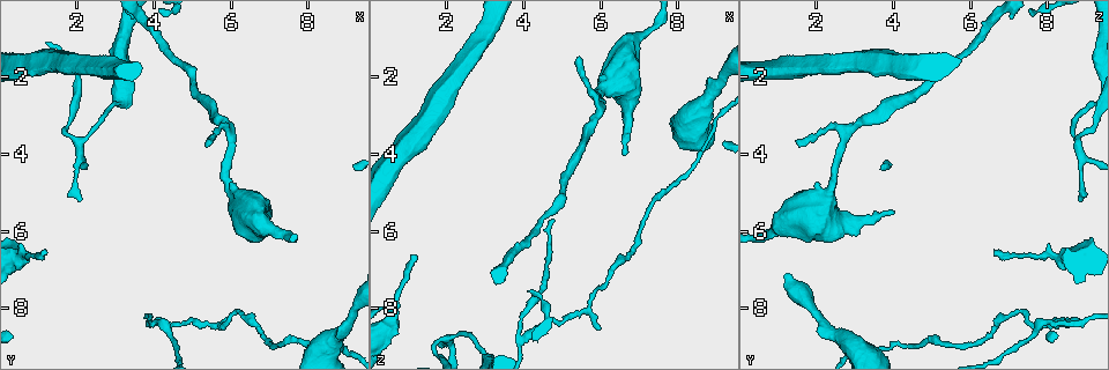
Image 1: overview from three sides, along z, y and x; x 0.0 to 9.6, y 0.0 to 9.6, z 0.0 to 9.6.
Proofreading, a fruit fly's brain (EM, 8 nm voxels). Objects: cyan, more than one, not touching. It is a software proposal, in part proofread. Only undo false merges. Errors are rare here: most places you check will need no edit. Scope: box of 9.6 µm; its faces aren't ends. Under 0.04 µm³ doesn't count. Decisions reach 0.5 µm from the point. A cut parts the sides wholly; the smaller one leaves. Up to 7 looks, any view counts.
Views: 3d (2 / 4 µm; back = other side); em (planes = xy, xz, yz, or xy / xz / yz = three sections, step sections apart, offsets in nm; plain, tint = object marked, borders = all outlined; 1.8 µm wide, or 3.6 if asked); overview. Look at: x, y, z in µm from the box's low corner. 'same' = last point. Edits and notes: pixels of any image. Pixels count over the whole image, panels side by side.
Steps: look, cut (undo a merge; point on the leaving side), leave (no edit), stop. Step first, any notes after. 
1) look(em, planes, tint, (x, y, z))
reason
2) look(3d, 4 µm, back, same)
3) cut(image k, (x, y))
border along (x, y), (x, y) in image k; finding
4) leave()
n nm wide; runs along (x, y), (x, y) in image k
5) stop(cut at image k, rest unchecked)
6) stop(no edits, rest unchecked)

look(3d, 4 µm, (4.15, 8.40, 8.60))
a narrow waist

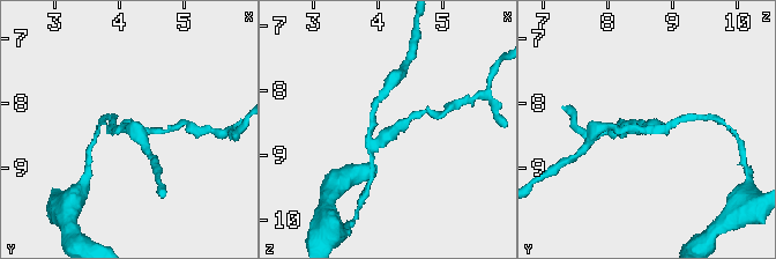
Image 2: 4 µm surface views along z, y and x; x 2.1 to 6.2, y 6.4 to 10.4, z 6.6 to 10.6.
look(em, planes, tint, (4.10, 8.40, 8.70))
3 arms

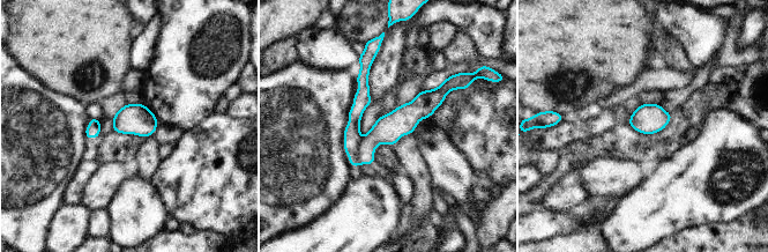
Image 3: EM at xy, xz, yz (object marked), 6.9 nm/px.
cut(image 3, (386, 131))
border along (360, 136), (356, 153), (360, 164) in image 3; two cells meet here

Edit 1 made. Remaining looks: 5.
look(em, 3.6 µm, planes, tint, (6.65, 5.80, 2.40))
calibre changes

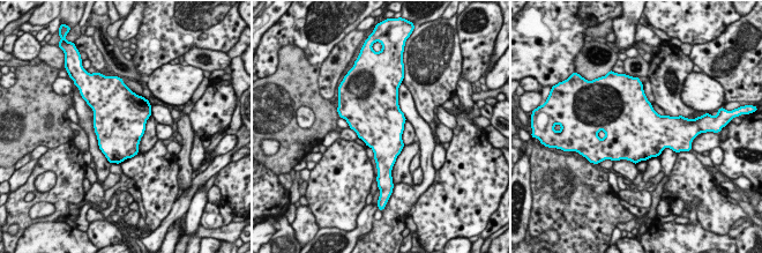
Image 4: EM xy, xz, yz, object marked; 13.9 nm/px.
leave()
continuous, no second cell

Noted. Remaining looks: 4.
look(3d, 4 µm, (8.65, 8.95, 2.90))
thick turns thin

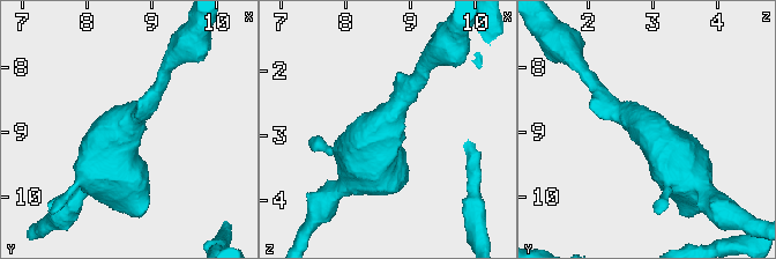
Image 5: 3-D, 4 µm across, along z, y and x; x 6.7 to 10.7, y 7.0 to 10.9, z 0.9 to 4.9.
look(em, 3.6 µm, planes, plain, (8.55, 8.90, 2.85))

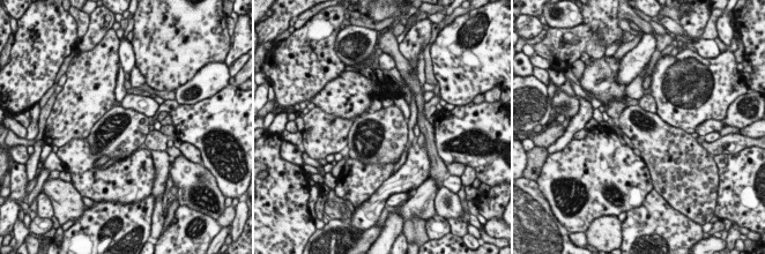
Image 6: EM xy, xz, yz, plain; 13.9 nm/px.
look(em, 3.6 µm, planes, tint, same)

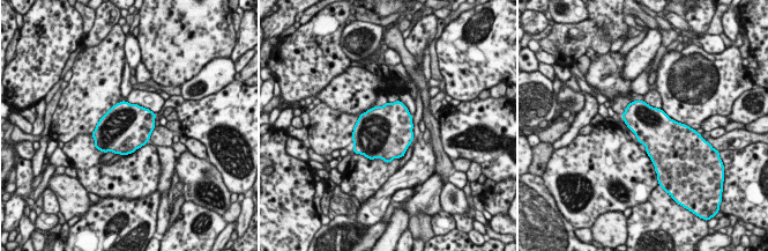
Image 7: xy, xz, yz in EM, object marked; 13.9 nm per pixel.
leave()
all the same cell

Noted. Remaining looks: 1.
stop(cut at image 3, rest unchecked)

